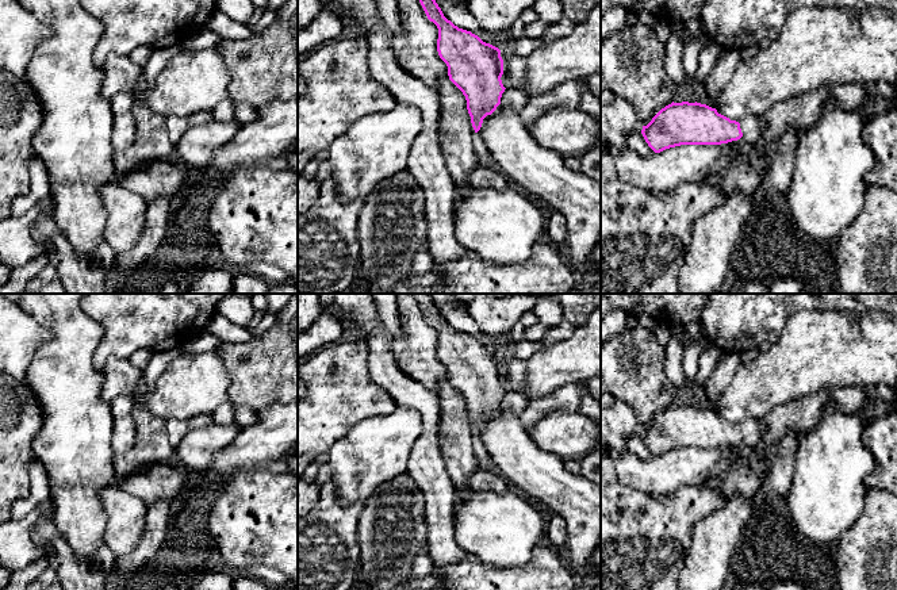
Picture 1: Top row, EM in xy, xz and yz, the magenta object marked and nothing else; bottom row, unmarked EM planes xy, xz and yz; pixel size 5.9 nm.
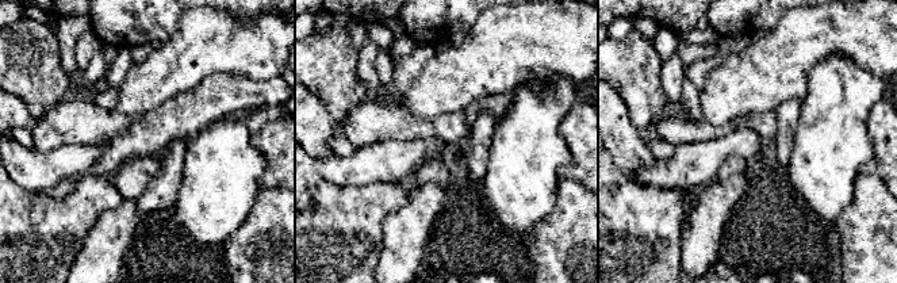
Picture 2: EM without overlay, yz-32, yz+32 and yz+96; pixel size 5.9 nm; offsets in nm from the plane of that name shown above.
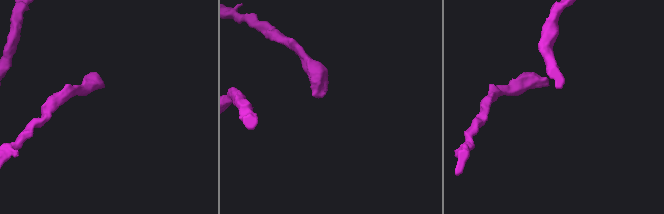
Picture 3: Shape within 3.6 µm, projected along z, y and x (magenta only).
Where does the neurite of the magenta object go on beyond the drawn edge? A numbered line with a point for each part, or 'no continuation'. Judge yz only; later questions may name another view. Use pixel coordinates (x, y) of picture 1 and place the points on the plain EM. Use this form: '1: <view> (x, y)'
1: yz (752, 430)

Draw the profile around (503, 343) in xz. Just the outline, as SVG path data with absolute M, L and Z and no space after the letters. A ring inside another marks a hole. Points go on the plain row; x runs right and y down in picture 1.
M510 333L501 334L491 342L501 355L506 355L506 356L511 353L514 345Z

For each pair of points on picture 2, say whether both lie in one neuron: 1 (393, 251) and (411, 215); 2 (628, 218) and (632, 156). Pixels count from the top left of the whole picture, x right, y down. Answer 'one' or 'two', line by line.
1: one
2: two

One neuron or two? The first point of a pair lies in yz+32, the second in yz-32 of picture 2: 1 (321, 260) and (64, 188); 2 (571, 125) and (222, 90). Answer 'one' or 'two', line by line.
1: two
2: two

